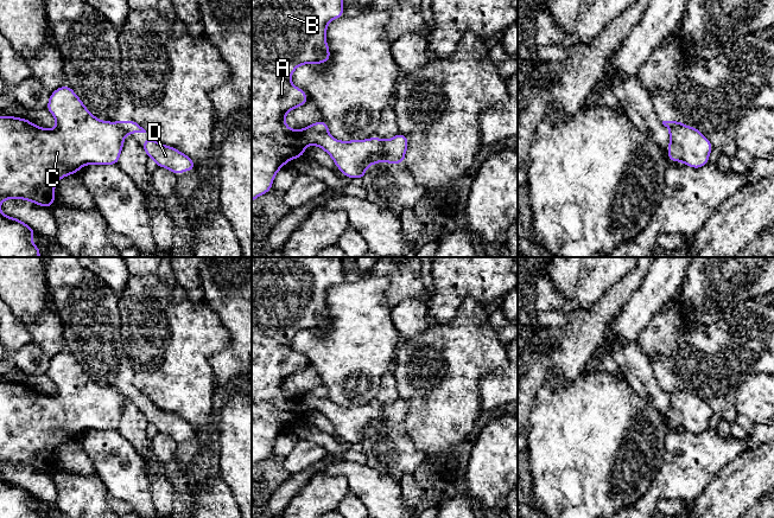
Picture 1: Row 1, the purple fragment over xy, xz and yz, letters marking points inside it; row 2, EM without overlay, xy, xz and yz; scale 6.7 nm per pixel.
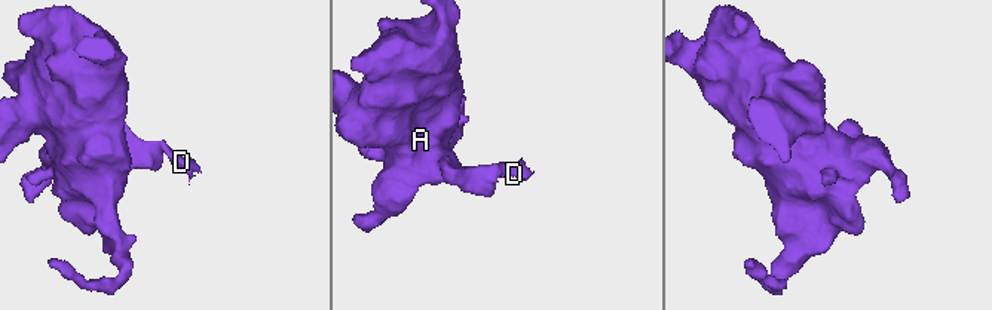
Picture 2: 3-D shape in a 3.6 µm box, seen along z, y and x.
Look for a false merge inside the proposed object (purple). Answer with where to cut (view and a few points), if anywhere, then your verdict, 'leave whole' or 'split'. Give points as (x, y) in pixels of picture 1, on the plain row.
xz (379, 404), (385, 415), (386, 426) | split

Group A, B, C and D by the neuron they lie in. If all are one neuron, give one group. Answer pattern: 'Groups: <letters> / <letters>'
Groups: A B C / D

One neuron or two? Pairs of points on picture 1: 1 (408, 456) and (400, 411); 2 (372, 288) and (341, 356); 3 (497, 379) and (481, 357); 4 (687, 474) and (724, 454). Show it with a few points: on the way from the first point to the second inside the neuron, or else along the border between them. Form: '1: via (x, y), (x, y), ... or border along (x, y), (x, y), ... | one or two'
1: via (398, 446), (397, 422) | one
2: via (363, 305), (361, 308), (361, 336), (357, 339) | one
3: border along (505, 366), (493, 369), (483, 377), (481, 397) | two
4: via (697, 465), (708, 454), (715, 454) | one

